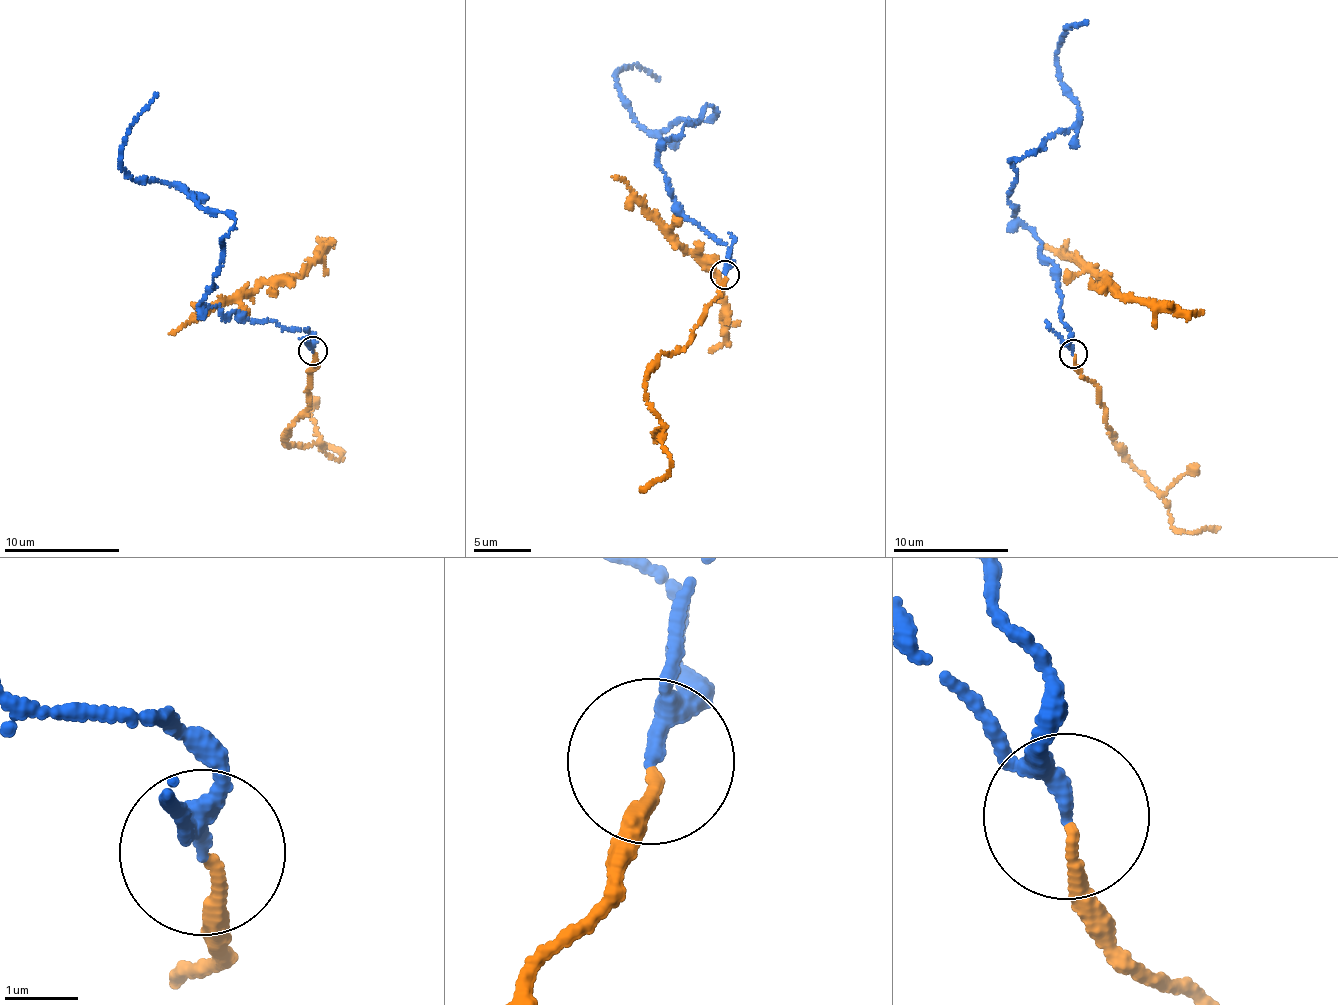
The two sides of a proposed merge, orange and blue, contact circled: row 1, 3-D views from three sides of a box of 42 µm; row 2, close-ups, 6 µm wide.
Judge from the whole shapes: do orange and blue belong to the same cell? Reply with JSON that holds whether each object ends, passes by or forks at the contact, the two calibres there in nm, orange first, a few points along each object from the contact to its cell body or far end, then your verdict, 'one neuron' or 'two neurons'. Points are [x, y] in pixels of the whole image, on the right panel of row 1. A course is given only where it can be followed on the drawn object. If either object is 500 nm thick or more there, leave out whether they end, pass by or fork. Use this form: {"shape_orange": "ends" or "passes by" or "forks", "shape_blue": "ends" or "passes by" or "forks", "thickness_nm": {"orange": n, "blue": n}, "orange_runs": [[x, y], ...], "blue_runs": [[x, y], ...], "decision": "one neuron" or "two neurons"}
{"shape_orange": "ends", "shape_blue": "passes by", "thickness_nm": {"orange": 130, "blue": 180}, "orange_runs": [[1072, 354], [1080, 378], [1097, 388], [1112, 440], [1122, 456], [1159, 490], [1176, 531], [1187, 533], [1220, 527]], "blue_runs": [[1072, 354], [1058, 278], [1008, 199], [1014, 160], [1081, 114], [1055, 60], [1065, 30], [1087, 22]], "decision": "one neuron"}

